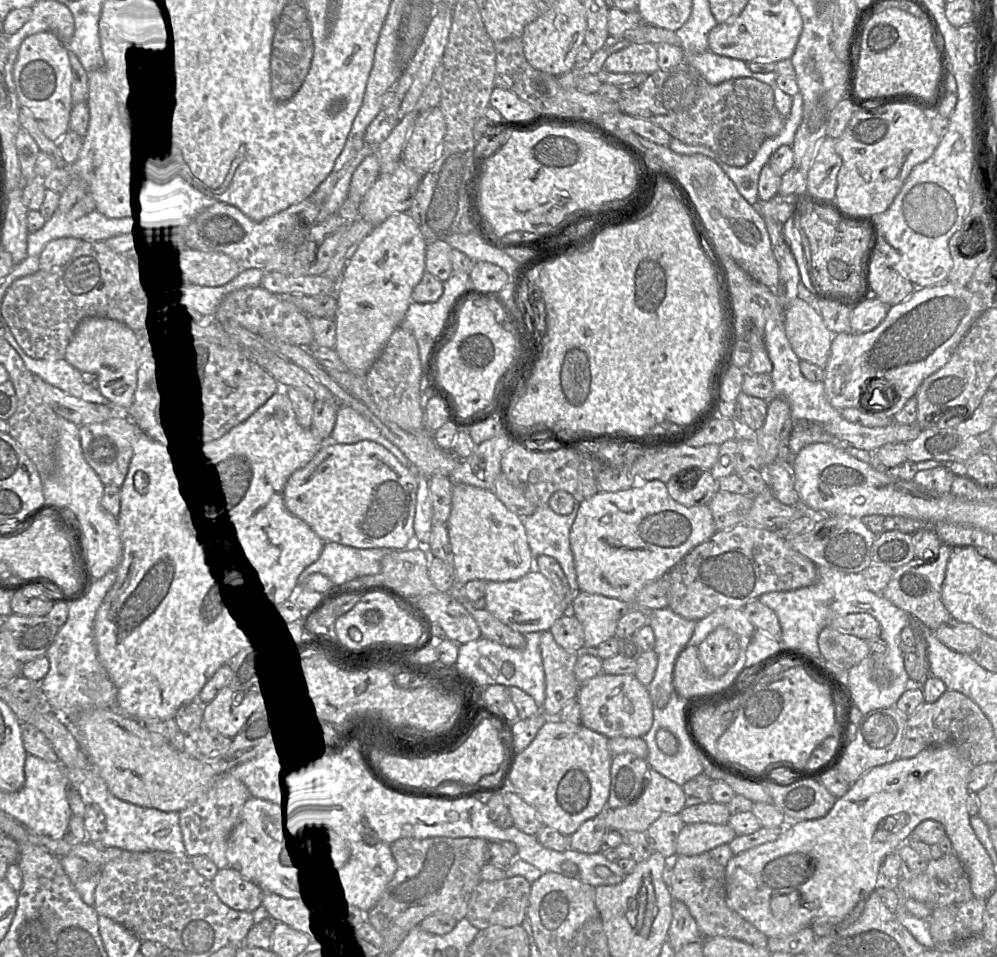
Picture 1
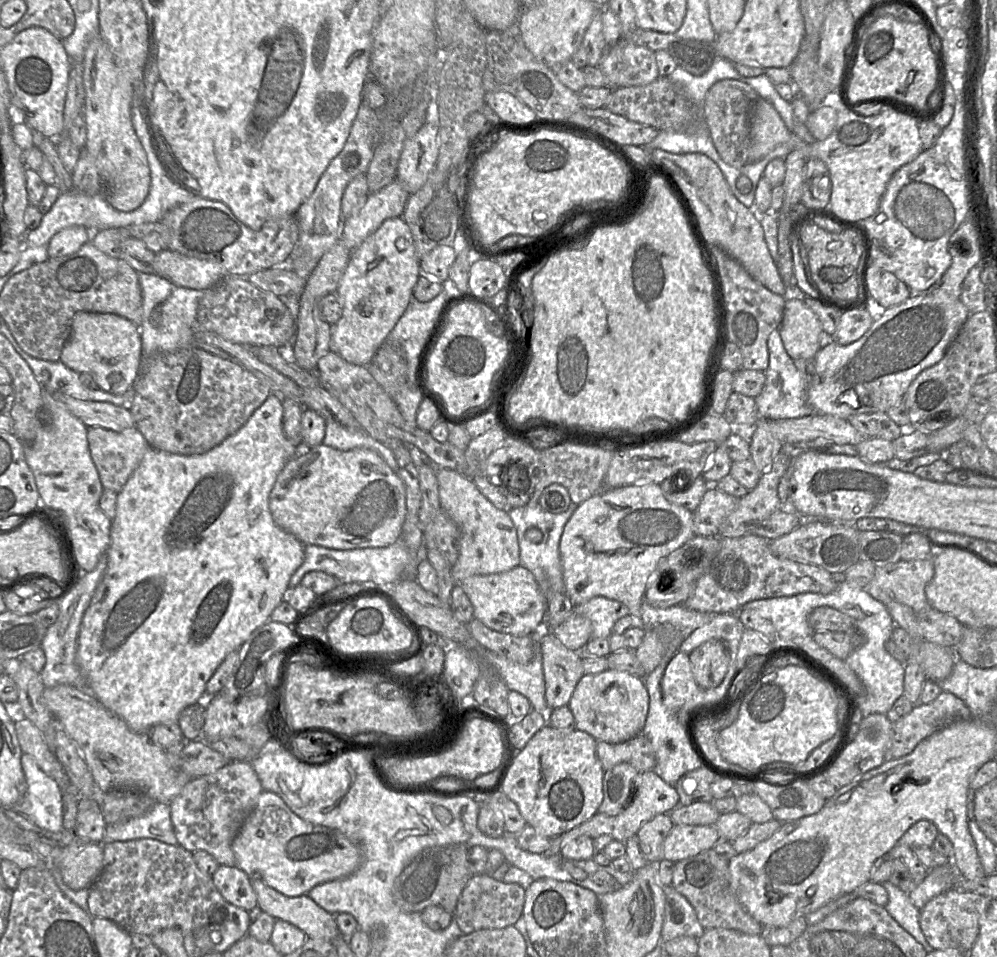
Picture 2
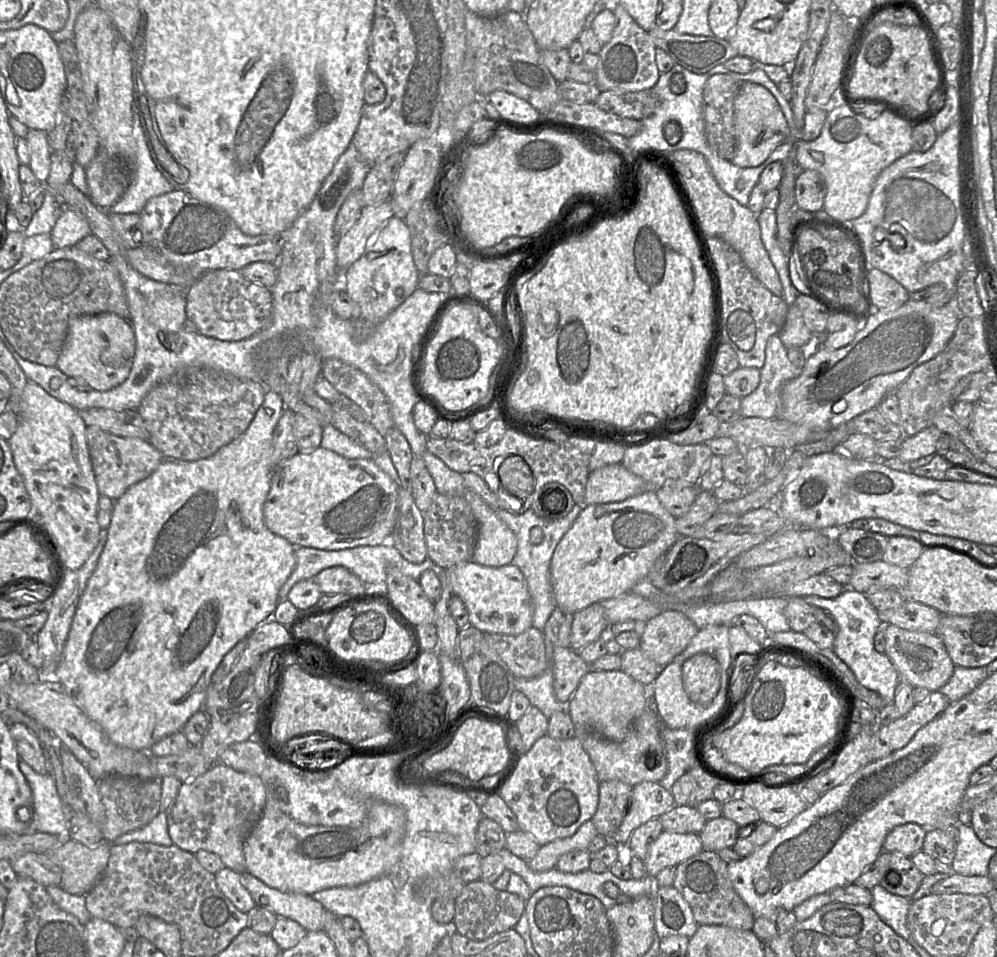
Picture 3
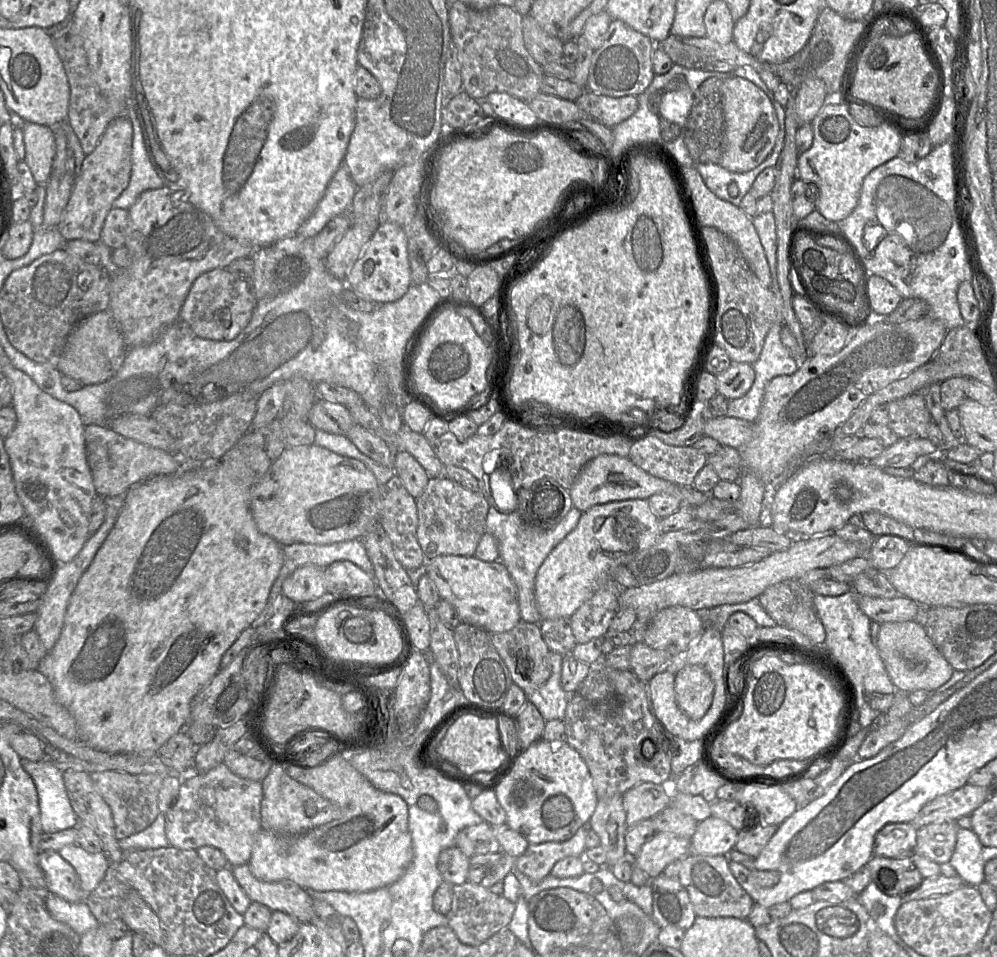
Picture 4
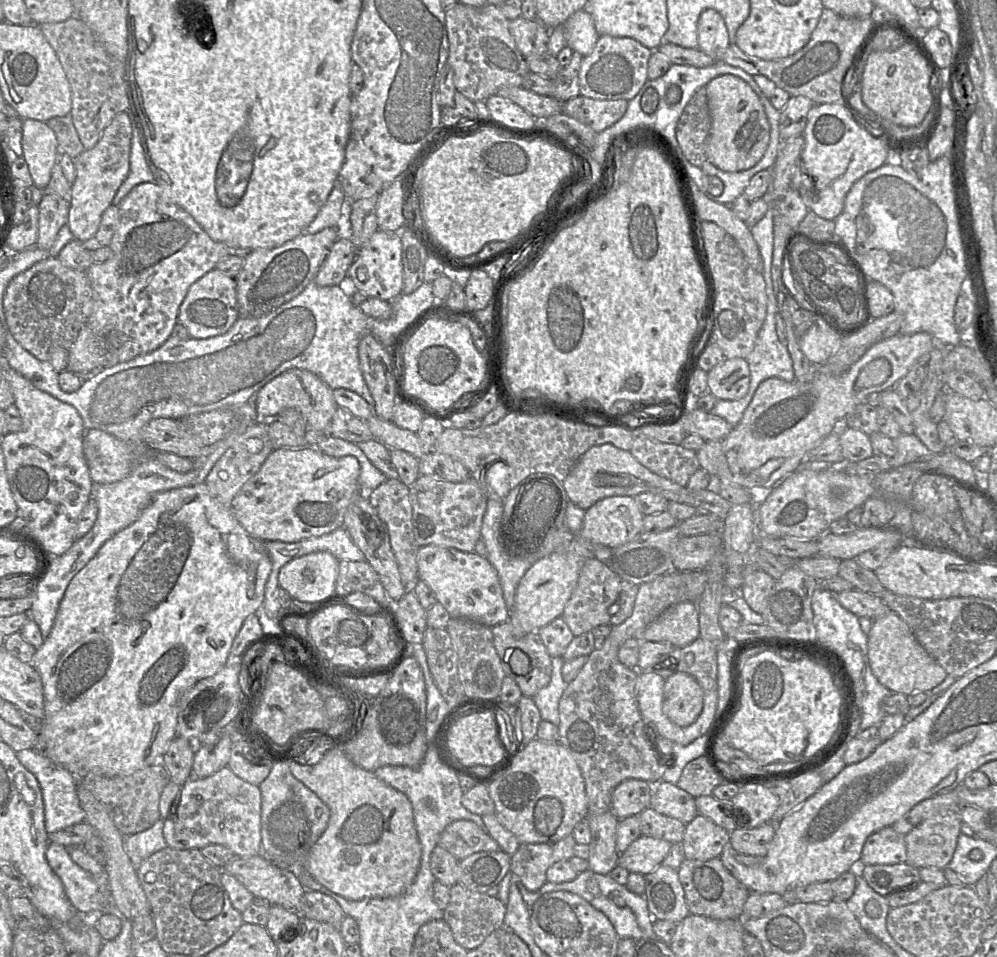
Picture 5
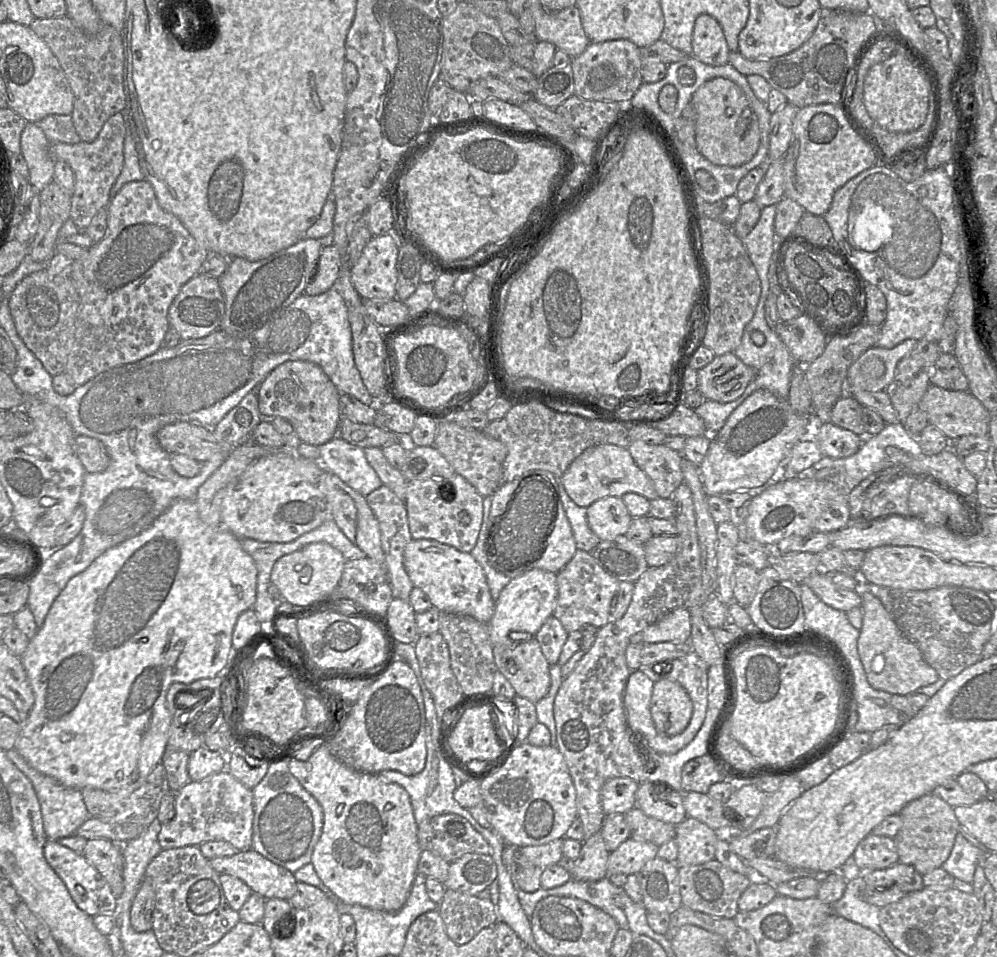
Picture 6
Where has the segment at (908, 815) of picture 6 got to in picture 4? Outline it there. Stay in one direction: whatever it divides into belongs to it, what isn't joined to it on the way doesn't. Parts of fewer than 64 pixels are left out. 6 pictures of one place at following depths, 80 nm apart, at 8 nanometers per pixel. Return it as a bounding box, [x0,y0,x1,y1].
[915,821,957,864]

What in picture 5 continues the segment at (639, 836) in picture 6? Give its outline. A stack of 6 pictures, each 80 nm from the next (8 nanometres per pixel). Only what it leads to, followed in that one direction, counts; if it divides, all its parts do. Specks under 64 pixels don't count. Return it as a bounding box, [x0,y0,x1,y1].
[638,807,686,844]

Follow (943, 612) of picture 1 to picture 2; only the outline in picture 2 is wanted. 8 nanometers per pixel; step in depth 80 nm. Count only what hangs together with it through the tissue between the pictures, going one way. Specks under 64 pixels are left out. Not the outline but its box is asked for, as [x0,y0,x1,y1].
[863,552,934,614]

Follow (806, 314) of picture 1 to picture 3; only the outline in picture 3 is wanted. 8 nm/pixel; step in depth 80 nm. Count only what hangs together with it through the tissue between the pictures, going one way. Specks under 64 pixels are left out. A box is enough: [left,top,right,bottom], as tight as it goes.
[779,304,825,357]

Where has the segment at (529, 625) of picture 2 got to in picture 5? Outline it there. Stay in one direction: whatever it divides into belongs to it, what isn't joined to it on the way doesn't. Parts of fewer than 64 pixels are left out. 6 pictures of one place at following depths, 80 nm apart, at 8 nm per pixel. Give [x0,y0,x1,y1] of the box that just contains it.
[417,546,509,628]

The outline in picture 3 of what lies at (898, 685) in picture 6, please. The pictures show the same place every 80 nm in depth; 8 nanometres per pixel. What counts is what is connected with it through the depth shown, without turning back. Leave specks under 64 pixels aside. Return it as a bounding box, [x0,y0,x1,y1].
[884,624,956,692]

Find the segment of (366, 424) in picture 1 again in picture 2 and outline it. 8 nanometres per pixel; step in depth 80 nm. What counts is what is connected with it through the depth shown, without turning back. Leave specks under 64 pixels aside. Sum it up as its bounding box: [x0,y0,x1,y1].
[324,422,397,472]

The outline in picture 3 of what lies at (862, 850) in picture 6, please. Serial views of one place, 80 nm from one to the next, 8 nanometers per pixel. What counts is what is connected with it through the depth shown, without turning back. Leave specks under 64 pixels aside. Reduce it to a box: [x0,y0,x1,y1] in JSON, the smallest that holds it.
[883,823,927,857]

